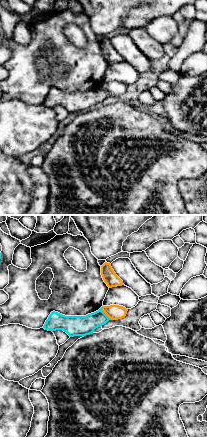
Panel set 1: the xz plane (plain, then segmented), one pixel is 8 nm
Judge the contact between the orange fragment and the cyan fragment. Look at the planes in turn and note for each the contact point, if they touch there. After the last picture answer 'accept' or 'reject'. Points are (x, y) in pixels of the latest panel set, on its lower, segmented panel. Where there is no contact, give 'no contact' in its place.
(104, 312)

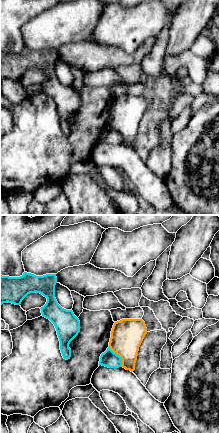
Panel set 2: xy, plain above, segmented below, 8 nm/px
(119, 355)

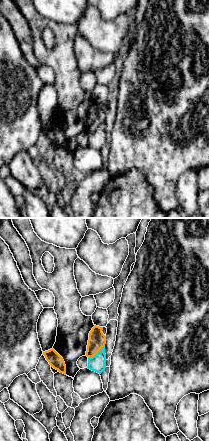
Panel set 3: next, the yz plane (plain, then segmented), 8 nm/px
(96, 353)

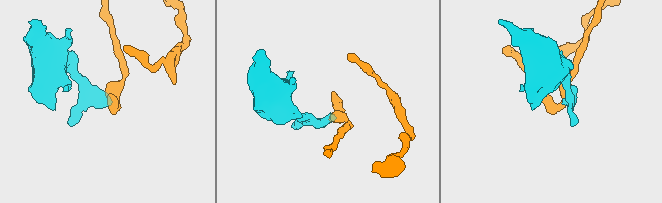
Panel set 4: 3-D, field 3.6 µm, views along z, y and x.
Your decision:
reject

